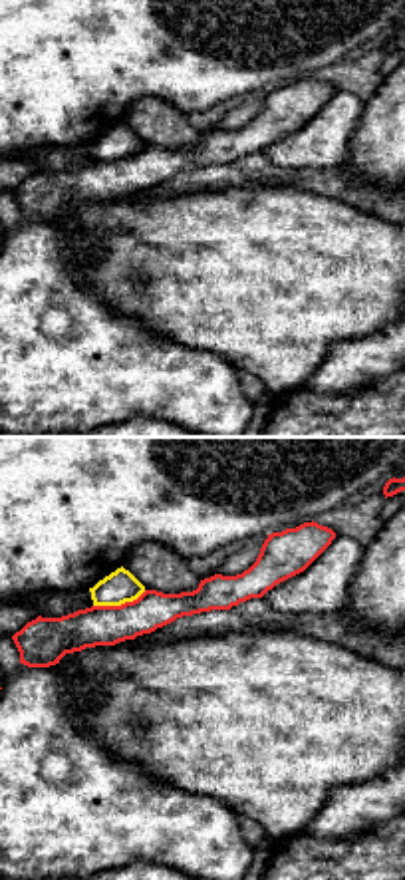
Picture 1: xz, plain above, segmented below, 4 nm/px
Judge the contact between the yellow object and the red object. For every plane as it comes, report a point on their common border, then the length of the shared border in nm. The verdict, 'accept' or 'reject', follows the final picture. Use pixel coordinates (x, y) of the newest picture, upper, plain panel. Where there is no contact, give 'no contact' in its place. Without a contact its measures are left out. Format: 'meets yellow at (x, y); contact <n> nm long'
meets yellow at (120, 159); contact 220 nm long

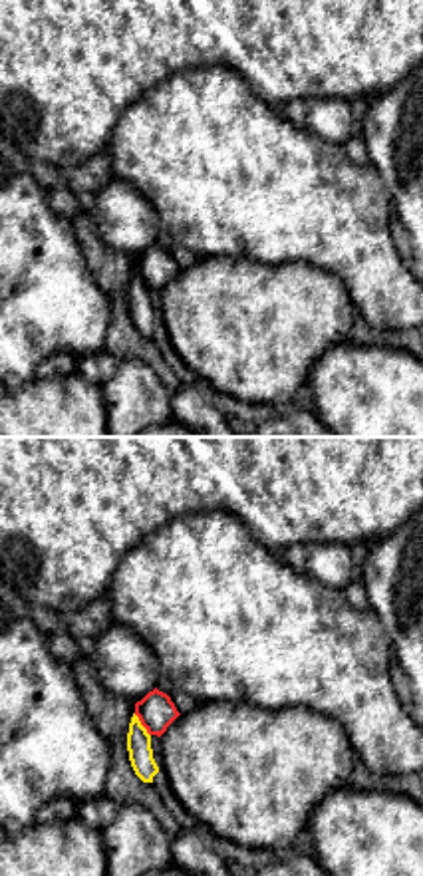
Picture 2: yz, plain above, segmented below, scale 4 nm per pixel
meets yellow at (141, 281); contact 120 nm long

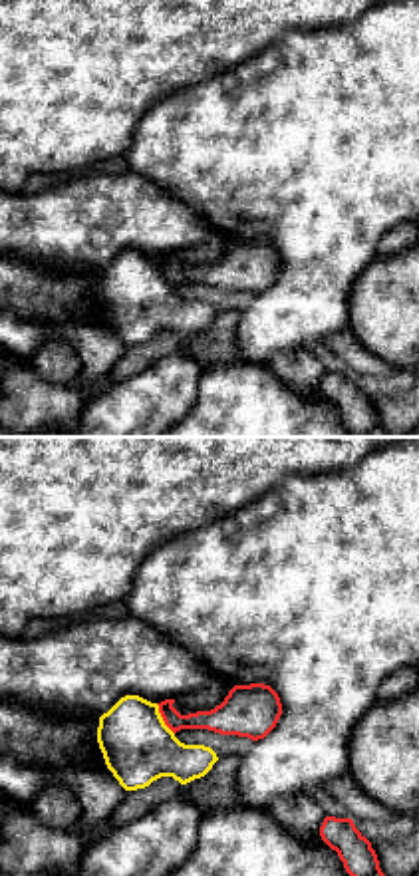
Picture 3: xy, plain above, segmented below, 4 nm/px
meets yellow at (161, 275); contact 150 nm long

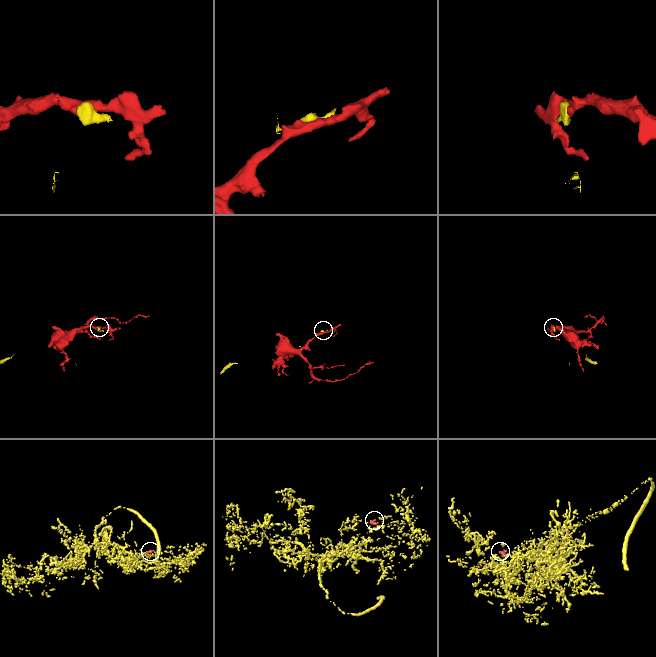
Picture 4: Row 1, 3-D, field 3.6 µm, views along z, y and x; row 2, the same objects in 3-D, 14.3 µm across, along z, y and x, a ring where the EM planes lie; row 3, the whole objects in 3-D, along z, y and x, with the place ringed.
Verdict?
reject

